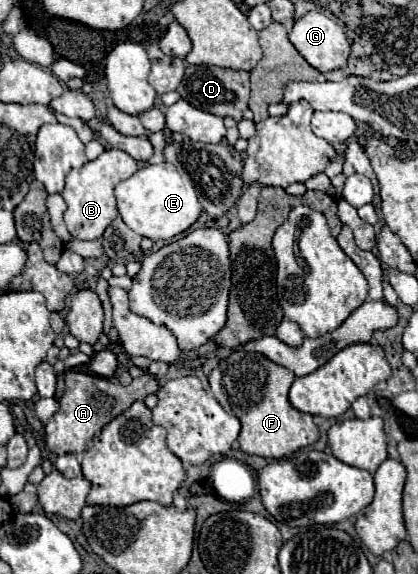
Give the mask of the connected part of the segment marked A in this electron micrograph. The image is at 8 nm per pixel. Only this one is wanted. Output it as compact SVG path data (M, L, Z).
M67 371L65 373L65 391L61 397L59 411L45 425L45 445L51 453L83 453L87 443L117 415L129 409L137 399L145 399L149 393L159 391L159 381L149 373L133 379L129 385L121 385L115 378L108 378L89 373Z

